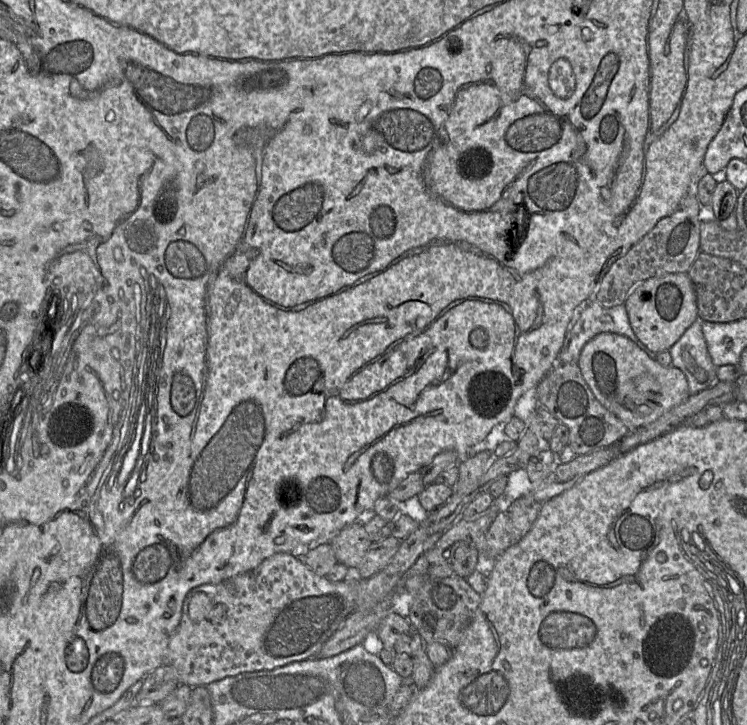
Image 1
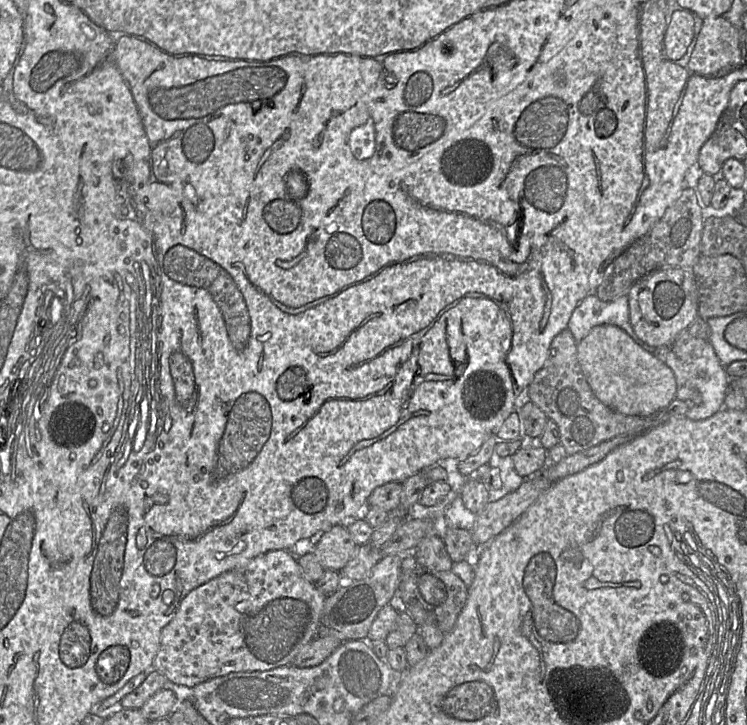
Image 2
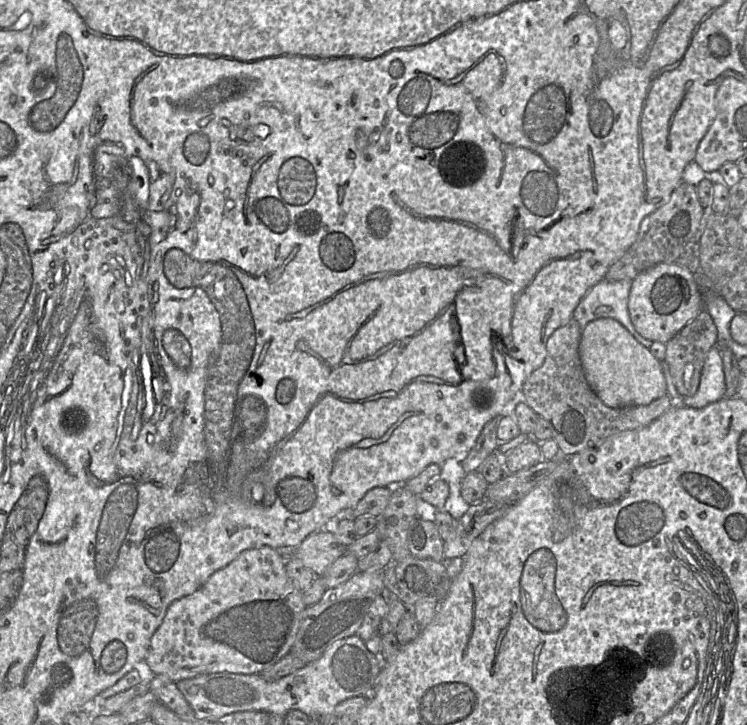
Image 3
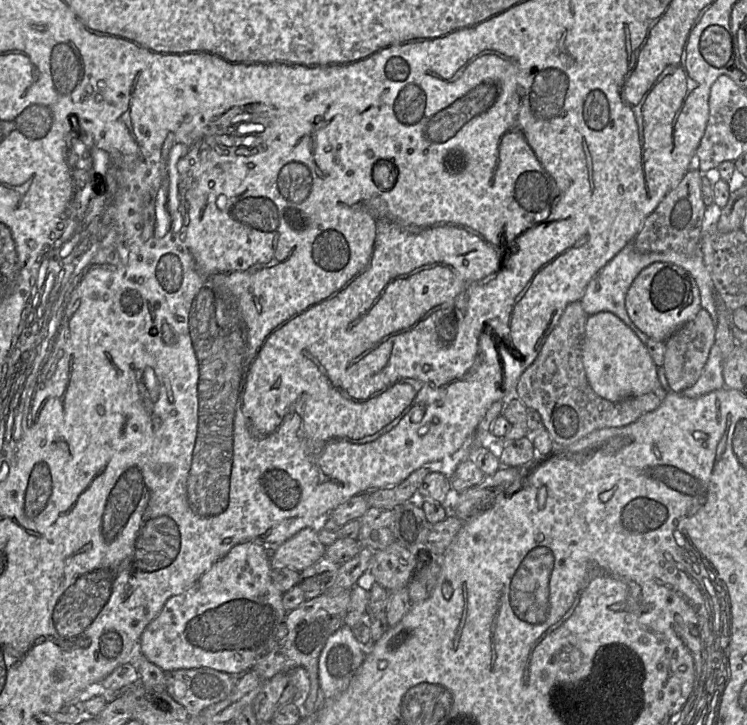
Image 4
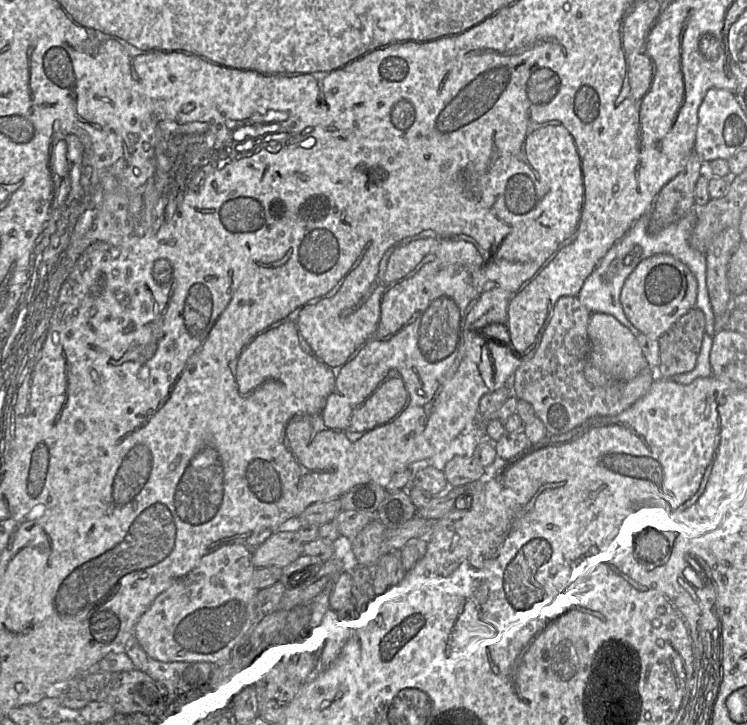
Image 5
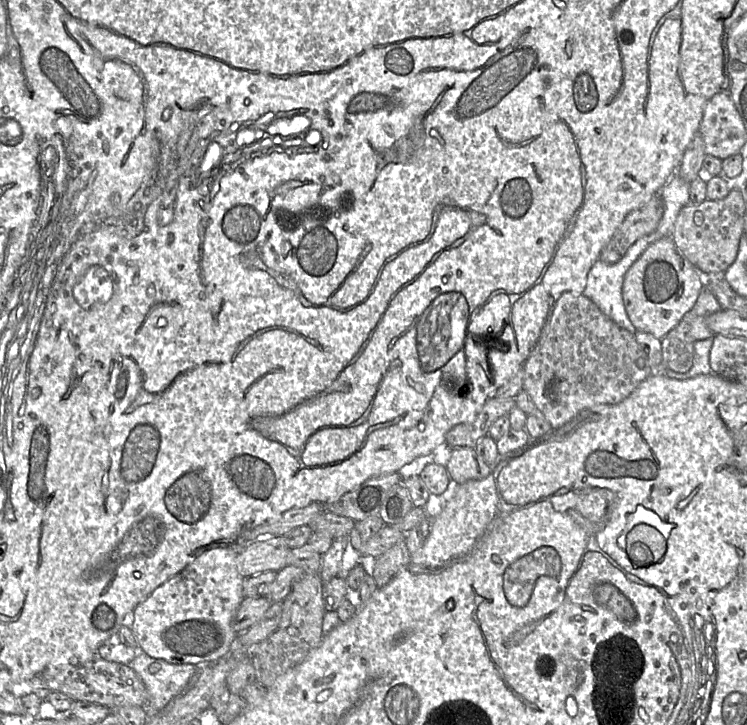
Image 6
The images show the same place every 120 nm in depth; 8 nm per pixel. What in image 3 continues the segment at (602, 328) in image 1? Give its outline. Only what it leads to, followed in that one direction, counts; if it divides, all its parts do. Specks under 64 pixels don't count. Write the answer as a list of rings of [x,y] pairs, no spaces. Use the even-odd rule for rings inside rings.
[[[602,279],[581,299],[574,310],[573,318],[582,329],[593,320],[613,318],[619,321],[640,344],[649,349],[653,341],[642,337],[630,319],[628,299],[632,281],[610,282]]]

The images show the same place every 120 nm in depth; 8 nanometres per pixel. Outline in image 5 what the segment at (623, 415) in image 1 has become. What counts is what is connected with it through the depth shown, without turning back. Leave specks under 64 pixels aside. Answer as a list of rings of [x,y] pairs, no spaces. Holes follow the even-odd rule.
[[[591,313],[588,323],[590,352],[584,368],[586,380],[594,386],[604,386],[612,380],[628,381],[641,370],[649,367],[637,337],[614,316],[606,313]]]

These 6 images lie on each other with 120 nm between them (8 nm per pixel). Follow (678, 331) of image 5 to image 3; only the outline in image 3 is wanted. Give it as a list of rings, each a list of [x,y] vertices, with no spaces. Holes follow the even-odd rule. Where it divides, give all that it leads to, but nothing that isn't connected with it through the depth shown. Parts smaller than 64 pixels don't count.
[[[703,309],[665,344],[664,361],[669,365],[678,392],[684,397],[692,396],[697,392],[707,354],[712,347],[717,346],[717,337],[716,325],[709,313]]]

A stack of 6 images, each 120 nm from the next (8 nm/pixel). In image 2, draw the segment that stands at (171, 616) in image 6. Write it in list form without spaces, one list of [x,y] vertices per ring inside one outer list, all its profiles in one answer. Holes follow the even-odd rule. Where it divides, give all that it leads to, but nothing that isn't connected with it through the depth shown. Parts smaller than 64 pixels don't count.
[[[273,550],[261,554],[251,559],[246,564],[224,572],[193,589],[184,597],[174,618],[161,631],[160,645],[153,660],[152,669],[163,674],[166,677],[167,682],[186,686],[191,689],[197,684],[209,679],[224,676],[233,672],[267,671],[277,667],[290,665],[300,650],[317,638],[320,617],[324,609],[326,597],[327,596],[322,594],[316,588],[314,583],[307,580],[297,560],[292,558],[286,550]]]

